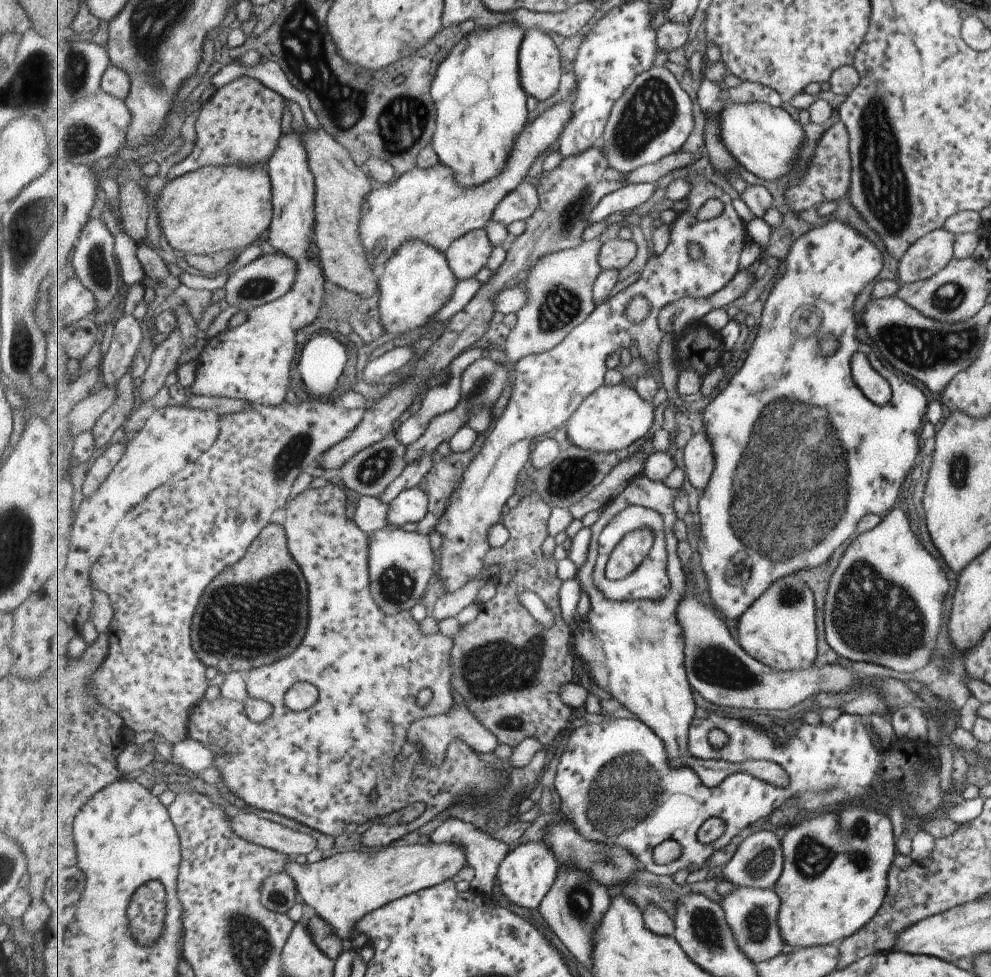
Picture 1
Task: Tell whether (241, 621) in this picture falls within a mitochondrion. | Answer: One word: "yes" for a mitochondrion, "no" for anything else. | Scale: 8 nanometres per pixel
yes

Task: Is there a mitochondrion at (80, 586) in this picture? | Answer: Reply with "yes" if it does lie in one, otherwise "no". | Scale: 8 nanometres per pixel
no

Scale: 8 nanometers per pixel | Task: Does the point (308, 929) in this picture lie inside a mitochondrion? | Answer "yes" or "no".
no

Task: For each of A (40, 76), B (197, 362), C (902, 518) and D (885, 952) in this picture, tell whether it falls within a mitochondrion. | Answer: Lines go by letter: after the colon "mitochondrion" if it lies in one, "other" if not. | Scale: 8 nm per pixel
A: mitochondrion
B: other
C: other
D: other

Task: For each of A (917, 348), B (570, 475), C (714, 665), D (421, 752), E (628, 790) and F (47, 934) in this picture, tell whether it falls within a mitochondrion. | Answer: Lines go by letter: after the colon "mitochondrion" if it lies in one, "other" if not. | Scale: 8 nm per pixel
A: mitochondrion
B: mitochondrion
C: mitochondrion
D: other
E: mitochondrion
F: other

